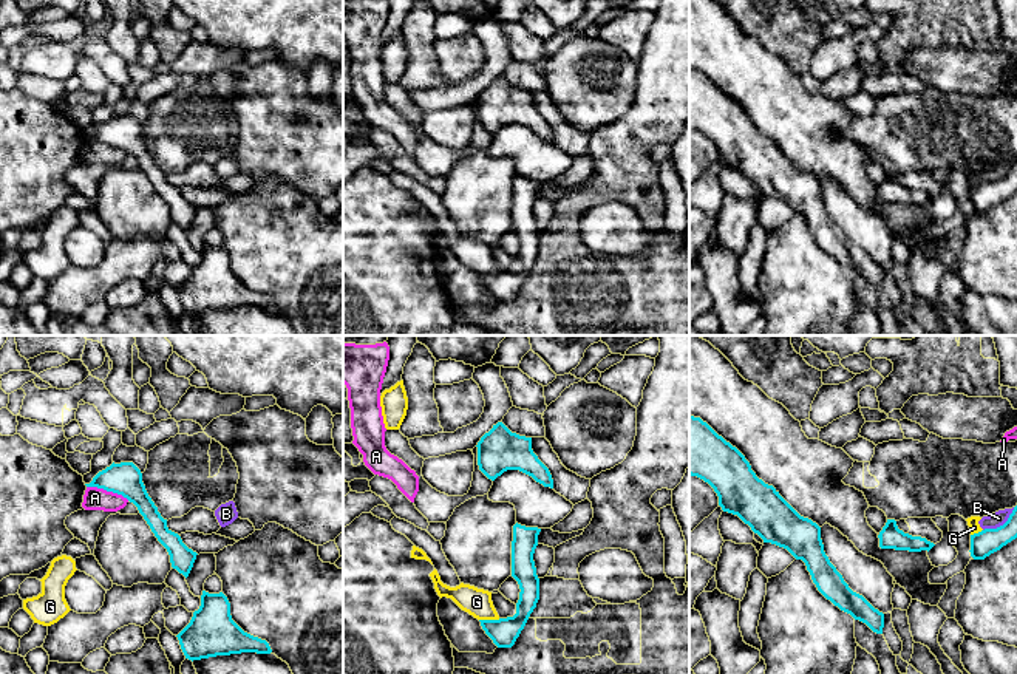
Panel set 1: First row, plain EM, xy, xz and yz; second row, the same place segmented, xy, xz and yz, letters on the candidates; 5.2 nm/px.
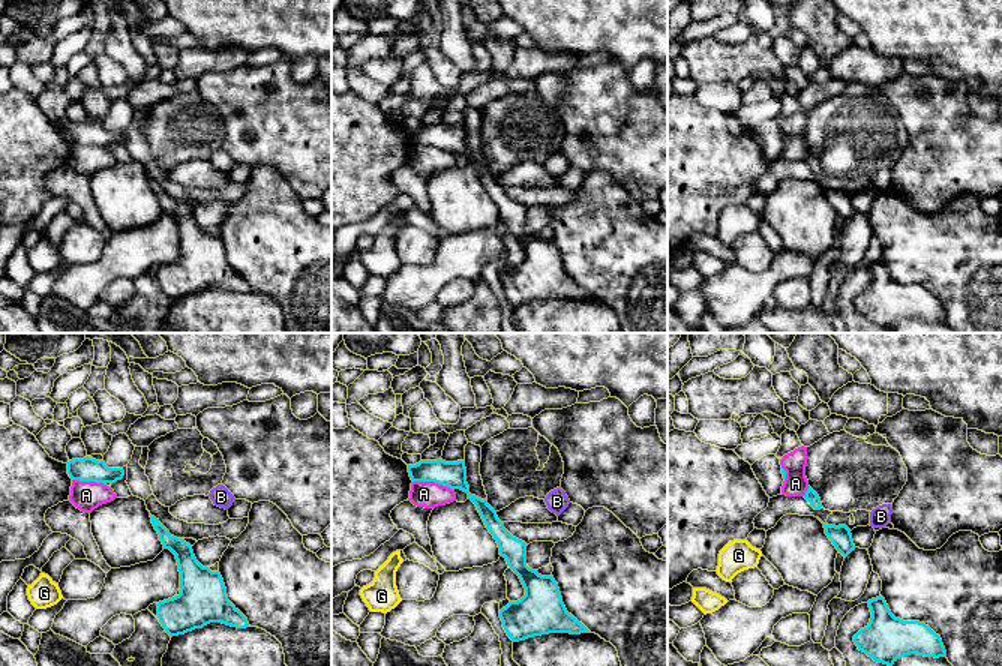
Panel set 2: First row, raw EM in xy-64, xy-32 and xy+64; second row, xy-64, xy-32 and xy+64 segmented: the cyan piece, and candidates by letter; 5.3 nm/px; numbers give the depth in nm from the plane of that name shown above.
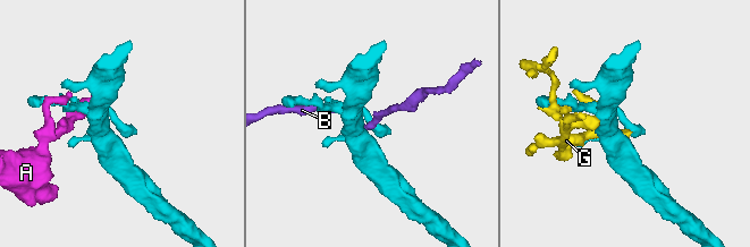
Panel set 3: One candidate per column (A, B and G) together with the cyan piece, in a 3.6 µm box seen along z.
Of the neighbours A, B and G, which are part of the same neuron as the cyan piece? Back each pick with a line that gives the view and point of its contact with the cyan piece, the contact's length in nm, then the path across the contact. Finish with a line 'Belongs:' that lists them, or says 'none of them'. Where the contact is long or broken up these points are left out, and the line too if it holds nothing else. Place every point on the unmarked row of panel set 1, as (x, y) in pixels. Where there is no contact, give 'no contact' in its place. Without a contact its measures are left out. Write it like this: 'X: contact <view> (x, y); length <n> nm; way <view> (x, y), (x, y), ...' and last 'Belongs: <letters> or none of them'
Belongs: none of them

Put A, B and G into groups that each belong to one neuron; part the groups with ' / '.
A / B / G

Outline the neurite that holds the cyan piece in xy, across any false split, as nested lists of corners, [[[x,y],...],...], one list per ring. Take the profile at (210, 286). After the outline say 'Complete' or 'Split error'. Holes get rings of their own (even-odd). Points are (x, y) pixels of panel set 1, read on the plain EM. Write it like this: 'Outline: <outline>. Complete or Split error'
Outline: [[[202,244],[201,260],[190,277],[176,289],[189,314],[241,306],[270,308],[266,294],[244,286],[230,269],[227,250]]]. Complete

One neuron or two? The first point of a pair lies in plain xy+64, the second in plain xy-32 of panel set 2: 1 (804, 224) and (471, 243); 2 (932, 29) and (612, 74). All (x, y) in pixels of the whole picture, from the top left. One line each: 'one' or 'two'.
1: two
2: two

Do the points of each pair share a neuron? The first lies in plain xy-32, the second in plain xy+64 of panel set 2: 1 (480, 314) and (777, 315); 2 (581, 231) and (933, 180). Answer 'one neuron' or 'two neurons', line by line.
1: one neuron
2: two neurons

